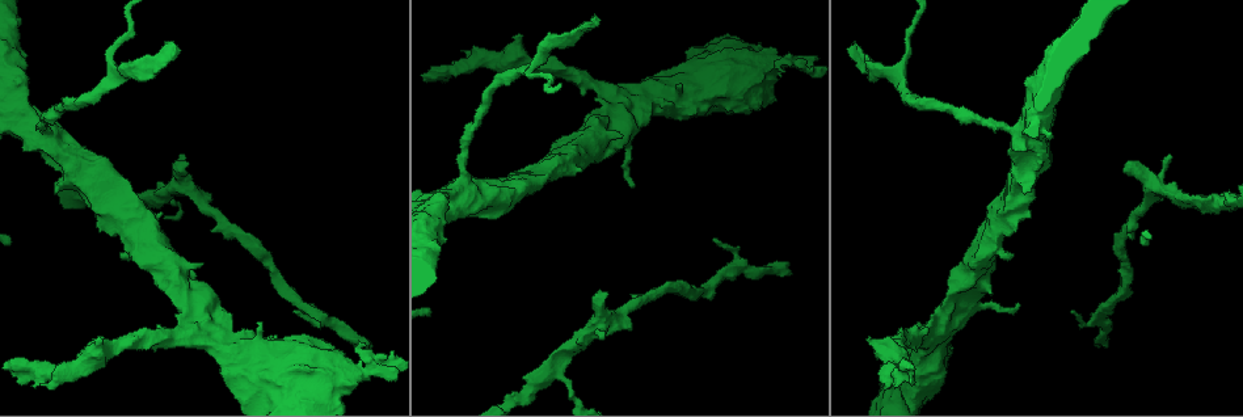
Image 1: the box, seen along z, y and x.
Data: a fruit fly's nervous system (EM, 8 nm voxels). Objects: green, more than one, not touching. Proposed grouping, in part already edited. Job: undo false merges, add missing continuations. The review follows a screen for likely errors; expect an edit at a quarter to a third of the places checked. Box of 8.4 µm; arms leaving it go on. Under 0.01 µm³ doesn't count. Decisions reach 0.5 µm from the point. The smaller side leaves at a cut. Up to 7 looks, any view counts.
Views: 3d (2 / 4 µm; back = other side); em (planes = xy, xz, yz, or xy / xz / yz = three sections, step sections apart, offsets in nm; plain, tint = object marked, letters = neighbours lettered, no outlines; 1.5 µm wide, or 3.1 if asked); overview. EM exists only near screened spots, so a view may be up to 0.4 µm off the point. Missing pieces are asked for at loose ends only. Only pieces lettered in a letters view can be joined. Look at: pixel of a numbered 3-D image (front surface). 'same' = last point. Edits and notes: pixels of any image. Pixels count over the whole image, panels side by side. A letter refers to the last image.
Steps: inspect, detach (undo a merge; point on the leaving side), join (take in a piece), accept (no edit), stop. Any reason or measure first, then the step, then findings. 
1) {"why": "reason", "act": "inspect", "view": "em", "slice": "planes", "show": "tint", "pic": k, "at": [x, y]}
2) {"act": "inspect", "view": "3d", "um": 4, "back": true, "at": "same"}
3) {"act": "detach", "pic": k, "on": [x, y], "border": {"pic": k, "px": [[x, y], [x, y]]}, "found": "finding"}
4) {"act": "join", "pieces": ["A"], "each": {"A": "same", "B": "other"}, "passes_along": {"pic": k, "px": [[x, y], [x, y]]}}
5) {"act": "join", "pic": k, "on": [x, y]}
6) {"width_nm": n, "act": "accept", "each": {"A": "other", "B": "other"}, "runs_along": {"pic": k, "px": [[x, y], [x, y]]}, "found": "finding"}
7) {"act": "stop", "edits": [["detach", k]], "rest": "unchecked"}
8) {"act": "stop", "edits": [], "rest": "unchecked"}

{"act": "inspect", "view": "em", "slice": "planes", "show": "letters", "pic": 1, "at": [1199, 203]}

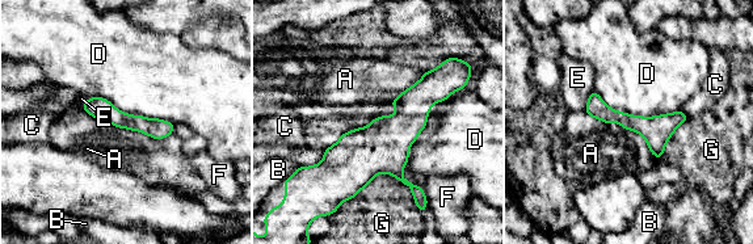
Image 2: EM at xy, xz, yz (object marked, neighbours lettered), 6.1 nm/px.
{"width_nm": 110, "longest_contact_nm": ["G", 600], "act": "accept", "each": {"A": "other", "B": "other", "C": "other", "D": "other", "E": "other", "F": "other", "G": "other"}, "found": "continuous, no second cell"}

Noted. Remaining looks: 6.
{"why": "free end", "act": "inspect", "view": "em", "slice": "planes", "show": "letters", "pic": 1, "at": [791, 272]}

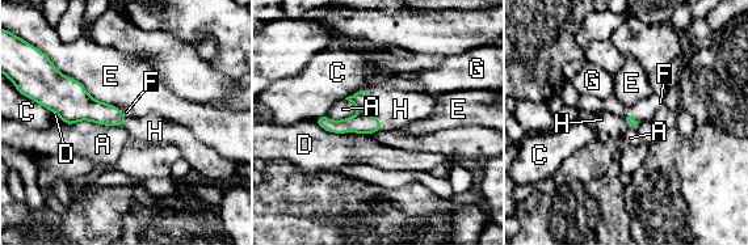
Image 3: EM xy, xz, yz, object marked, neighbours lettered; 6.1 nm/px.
{"act": "join", "pieces": ["H"], "each": {"A": "other", "C": "other", "D": "other", "E": "other", "F": "other", "G": "other", "H": "same"}, "passes_along": {"pic": 3, "px": [[361, 123], [378, 121], [396, 109]]}, "found": "it goes on there"}

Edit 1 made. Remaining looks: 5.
{"why": "redraw", "act": "inspect", "view": "overview"}

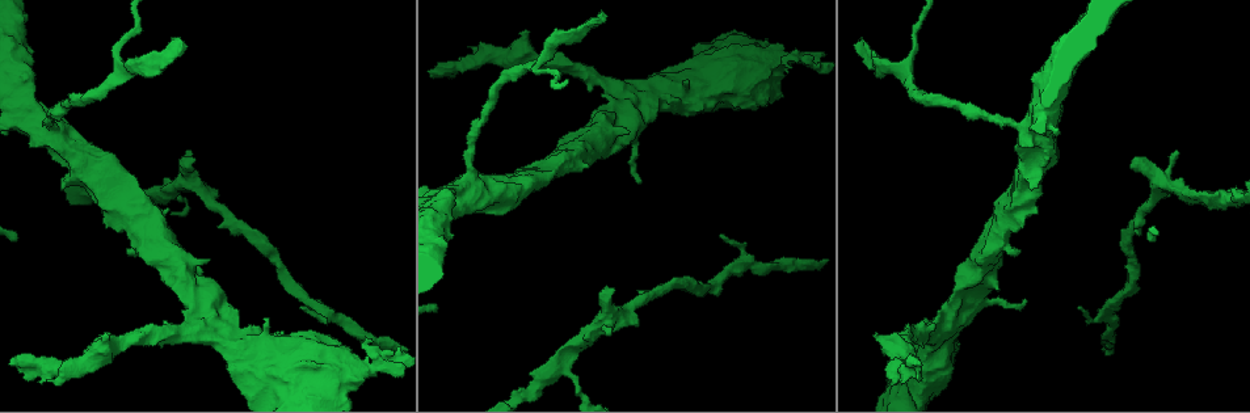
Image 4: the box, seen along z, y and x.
{"why": "an open end", "act": "inspect", "view": "em", "slice": "planes", "show": "letters", "pic": 4, "at": [612, 291]}

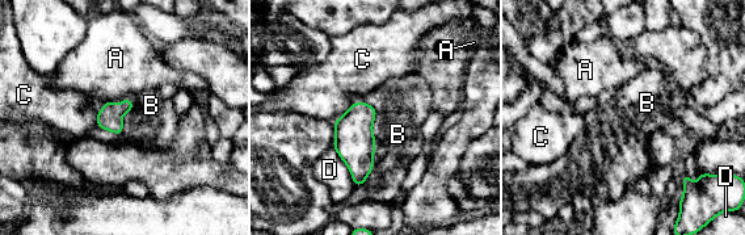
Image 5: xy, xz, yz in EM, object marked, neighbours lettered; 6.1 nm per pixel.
{"act": "accept", "each": {"A": "other", "B": "other", "C": "other", "D": "other"}, "border": {"pic": 5, "px": [[378, 112], [373, 124], [374, 151]]}, "found": "none of them fits"}

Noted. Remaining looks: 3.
{"act": "stop", "edits": [["join", 3]], "rest": "unchecked"}

